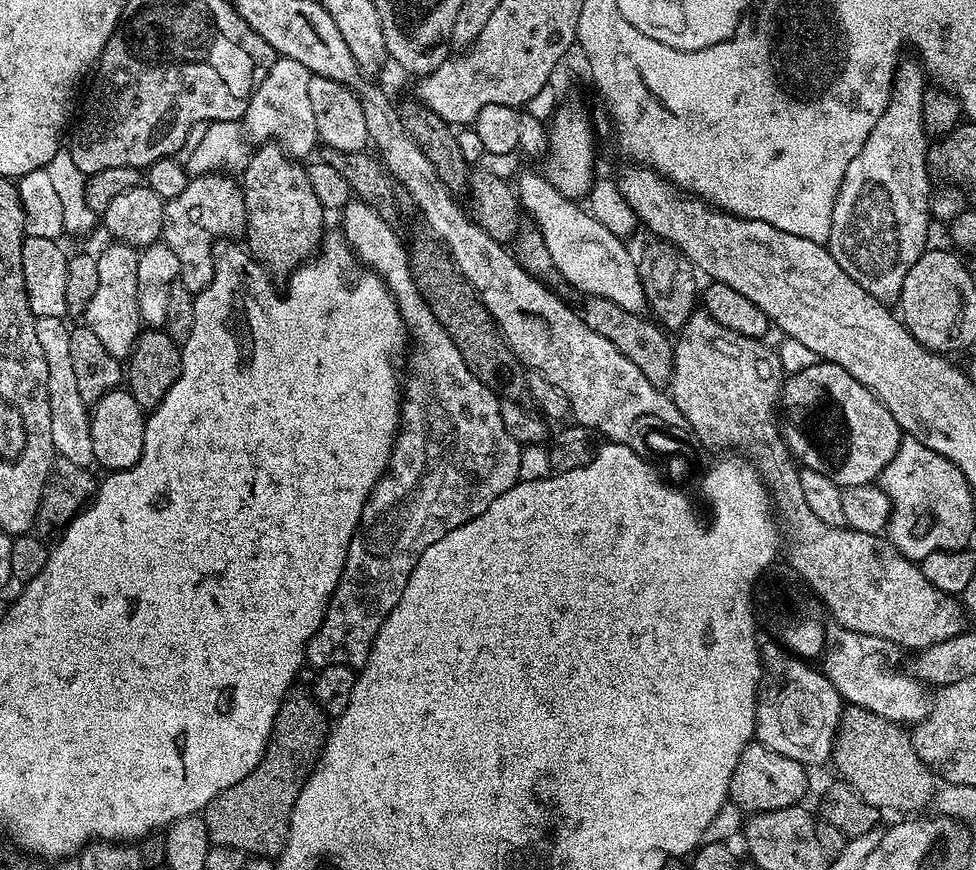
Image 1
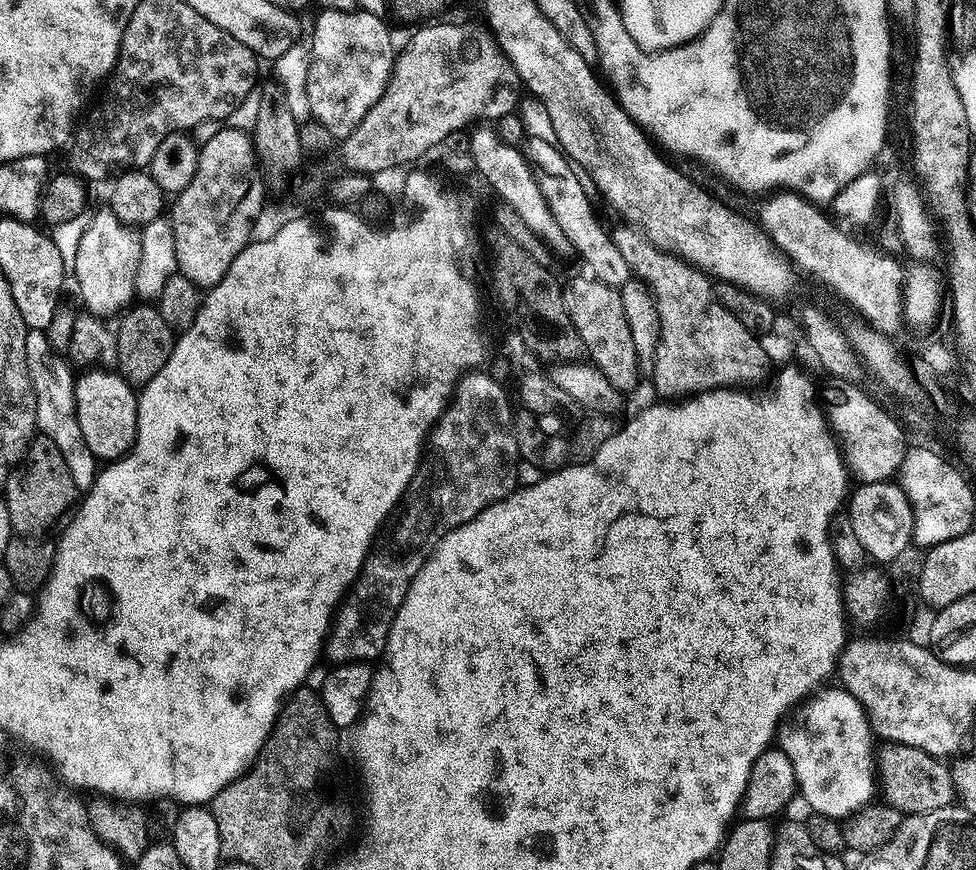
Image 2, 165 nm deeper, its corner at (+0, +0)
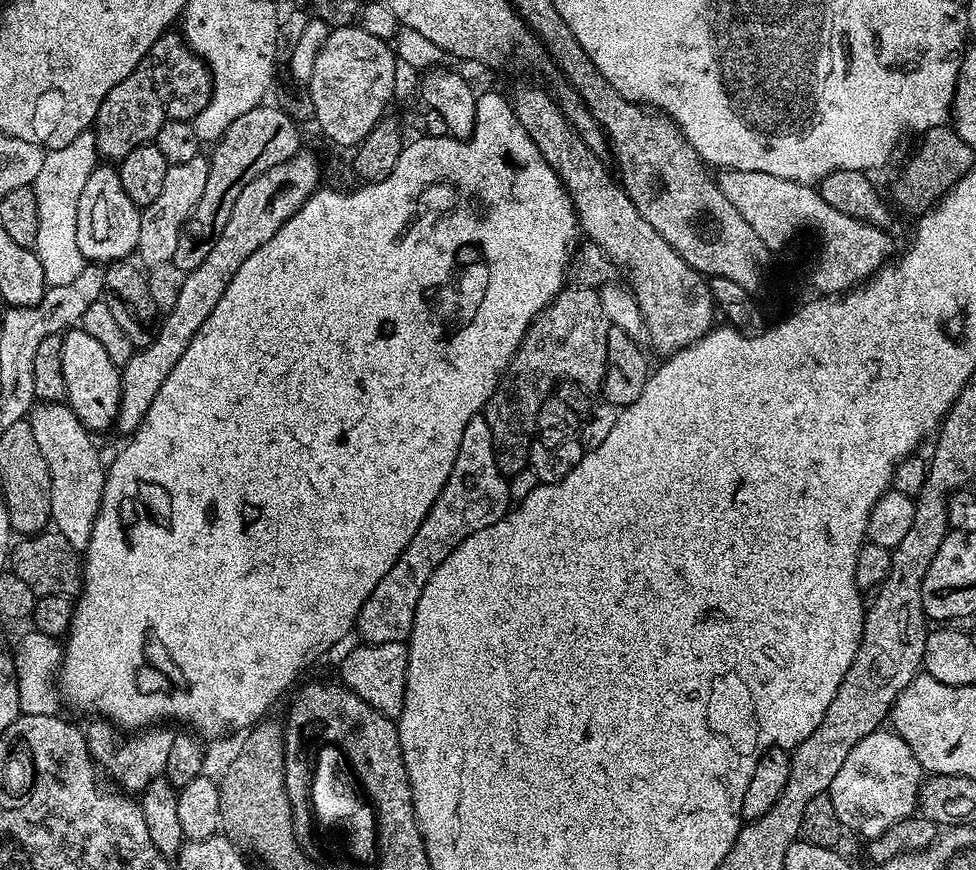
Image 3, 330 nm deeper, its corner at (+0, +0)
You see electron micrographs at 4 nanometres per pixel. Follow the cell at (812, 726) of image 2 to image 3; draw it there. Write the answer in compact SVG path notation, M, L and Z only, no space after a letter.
M877 730L846 754L846 762L826 795L834 802L845 829L870 841L917 811L921 783L922 769L910 746L891 730Z

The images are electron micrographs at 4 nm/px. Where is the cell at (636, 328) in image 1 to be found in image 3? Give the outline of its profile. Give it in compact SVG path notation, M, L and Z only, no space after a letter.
M579 286L561 288L551 304L528 327L524 341L500 375L498 386L494 394L490 394L482 413L490 426L496 461L505 477L512 477L529 467L528 455L534 443L531 432L537 431L536 415L544 400L553 395L552 387L559 376L573 380L580 388L601 387L607 368L608 328L599 291Z

